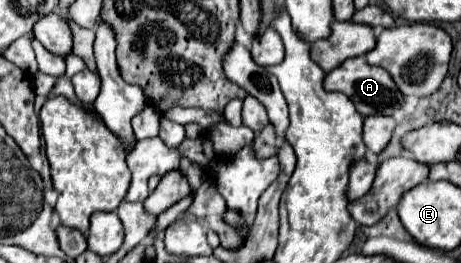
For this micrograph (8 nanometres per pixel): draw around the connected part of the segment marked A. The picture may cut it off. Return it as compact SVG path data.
M365 57L347 59L341 67L333 69L331 73L327 73L323 85L325 85L327 91L341 91L341 93L345 93L355 103L357 111L363 117L369 117L369 115L393 115L393 111L397 107L401 107L401 103L405 99L399 93L397 85L393 85L393 79L389 77L389 73L385 69L381 69L381 67L367 65Z

